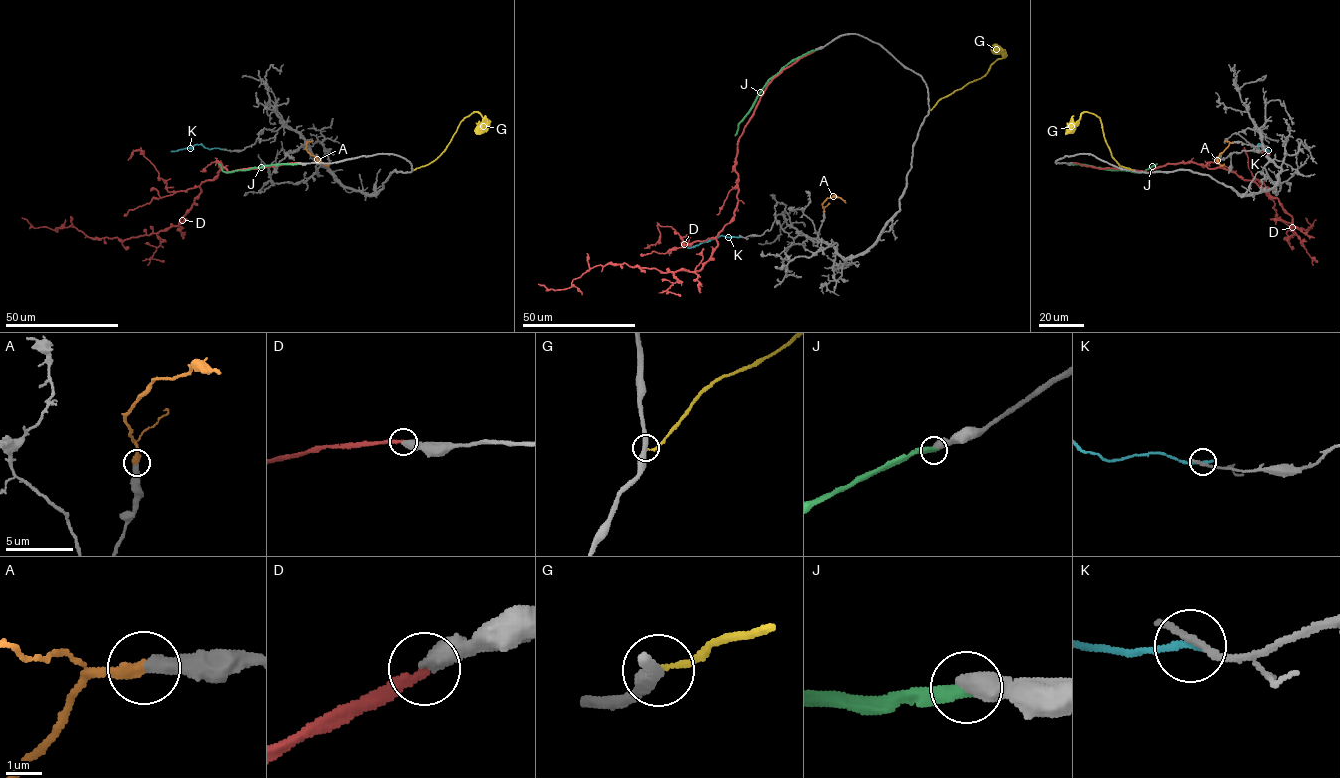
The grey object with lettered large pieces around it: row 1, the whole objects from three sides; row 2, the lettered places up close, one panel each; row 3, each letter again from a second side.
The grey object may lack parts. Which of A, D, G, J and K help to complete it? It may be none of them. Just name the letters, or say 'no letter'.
A, D

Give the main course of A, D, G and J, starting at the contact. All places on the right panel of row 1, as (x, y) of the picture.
A: (1233, 142), (1220, 154), (1218, 162), (1224, 164)
D: (1071, 162), (1225, 168), (1278, 199), (1292, 217), (1294, 234), (1285, 238), (1292, 225), (1312, 227), (1305, 217)
G: (1131, 170), (1121, 166), (1112, 157), (1100, 119), (1094, 114), (1083, 112), (1078, 124), (1066, 133)
J: (1071, 163), (1143, 172), (1157, 164)

